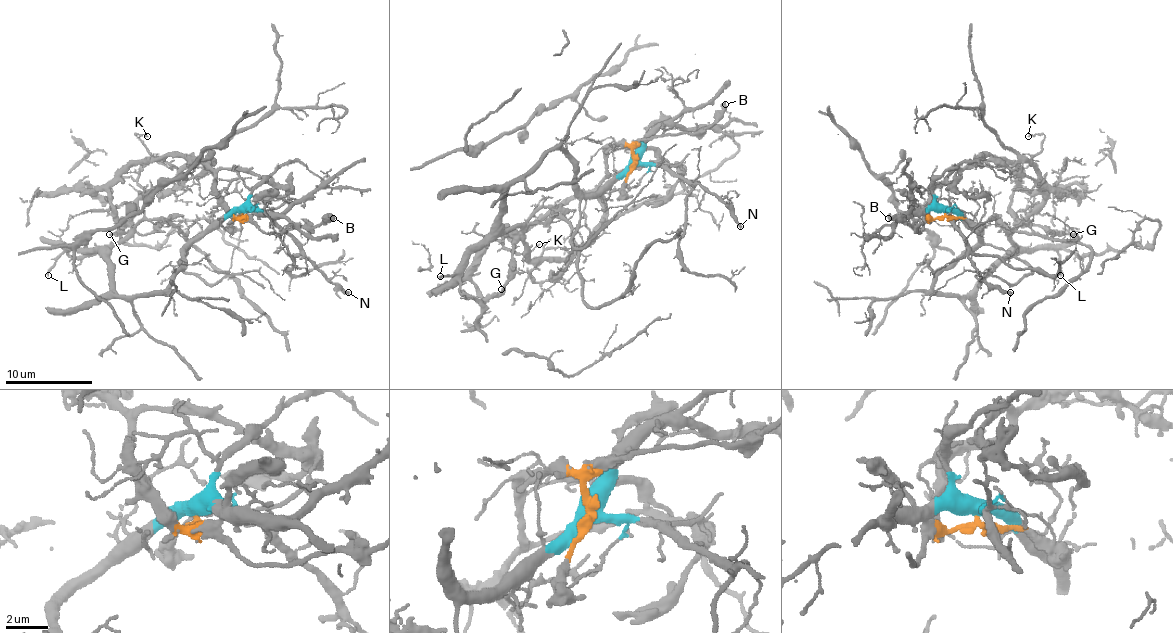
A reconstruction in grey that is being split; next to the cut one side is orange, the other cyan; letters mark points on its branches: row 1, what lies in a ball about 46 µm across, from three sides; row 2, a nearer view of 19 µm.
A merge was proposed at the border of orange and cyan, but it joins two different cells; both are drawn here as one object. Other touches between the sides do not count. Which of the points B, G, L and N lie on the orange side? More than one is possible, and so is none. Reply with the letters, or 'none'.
B, G

